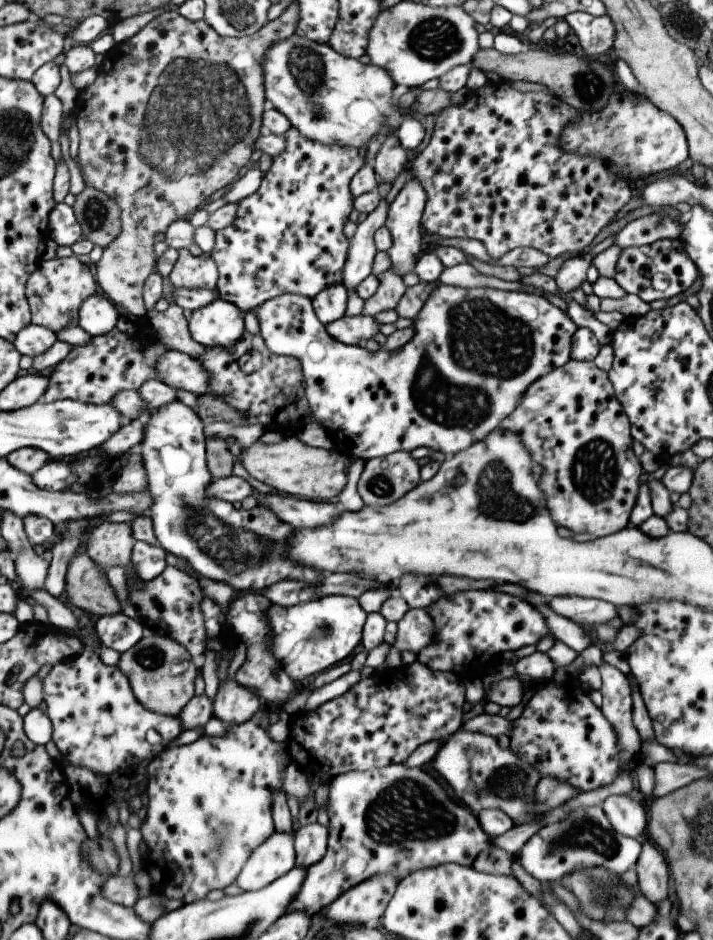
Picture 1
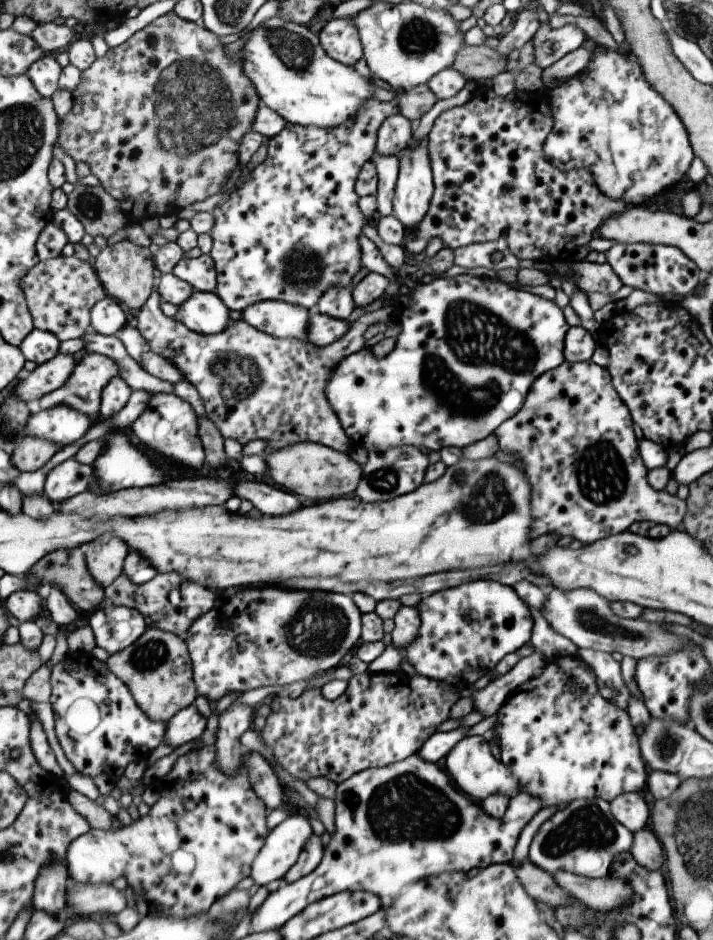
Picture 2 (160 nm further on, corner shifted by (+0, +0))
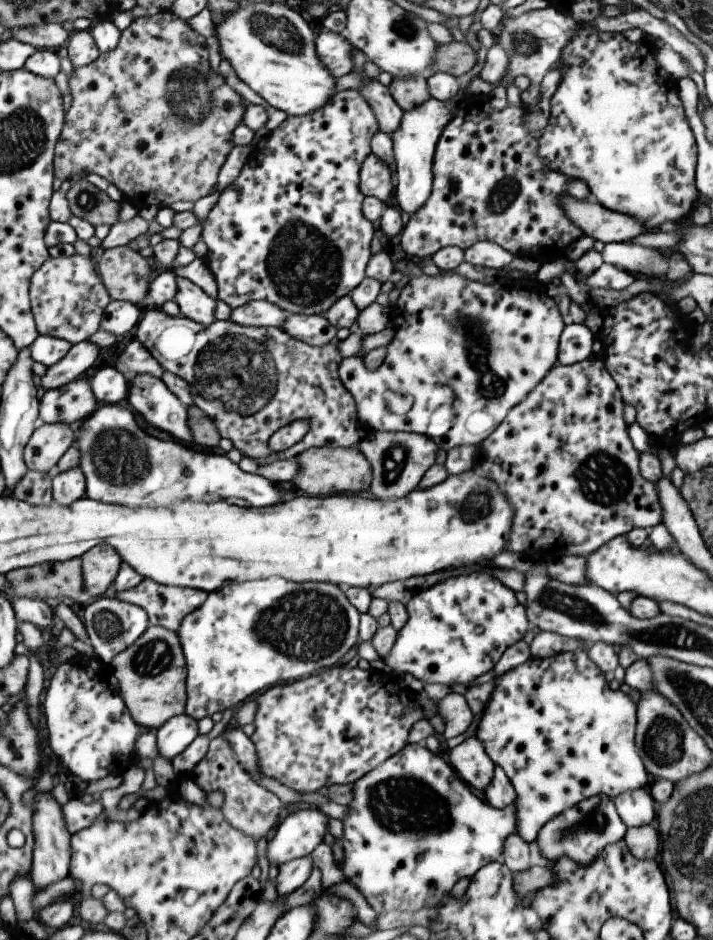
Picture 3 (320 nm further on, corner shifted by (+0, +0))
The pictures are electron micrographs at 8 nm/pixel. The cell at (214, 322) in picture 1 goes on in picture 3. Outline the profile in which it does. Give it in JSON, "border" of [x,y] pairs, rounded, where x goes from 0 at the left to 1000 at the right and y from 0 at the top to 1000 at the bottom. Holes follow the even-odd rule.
{"border":[[[247,295],[247,310],[243,320],[252,335],[283,346],[292,346],[299,338],[303,318],[293,317],[278,304],[257,295]]]}

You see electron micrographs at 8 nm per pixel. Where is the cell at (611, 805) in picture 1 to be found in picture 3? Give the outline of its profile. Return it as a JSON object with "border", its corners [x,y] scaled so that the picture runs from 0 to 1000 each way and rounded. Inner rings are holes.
{"border":[[[906,837],[872,843],[858,852],[868,870],[879,881],[909,878],[916,870],[920,870],[919,862],[916,862],[917,851]]]}

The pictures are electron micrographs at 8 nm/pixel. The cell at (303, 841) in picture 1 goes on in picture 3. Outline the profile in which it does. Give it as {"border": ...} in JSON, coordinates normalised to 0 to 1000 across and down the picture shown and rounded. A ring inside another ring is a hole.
{"border":[[[435,910],[418,914],[408,914],[390,921],[390,929],[384,936],[384,944],[388,954],[403,954],[412,947],[417,947],[431,933],[439,919]]]}

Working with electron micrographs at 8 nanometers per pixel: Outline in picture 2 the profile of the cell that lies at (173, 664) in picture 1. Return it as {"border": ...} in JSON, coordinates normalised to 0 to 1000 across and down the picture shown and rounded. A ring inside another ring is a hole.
{"border":[[[205,667],[187,685],[154,696],[147,705],[154,716],[180,732],[192,753],[215,768],[233,769],[250,755],[271,748],[275,741],[259,684],[237,671]]]}

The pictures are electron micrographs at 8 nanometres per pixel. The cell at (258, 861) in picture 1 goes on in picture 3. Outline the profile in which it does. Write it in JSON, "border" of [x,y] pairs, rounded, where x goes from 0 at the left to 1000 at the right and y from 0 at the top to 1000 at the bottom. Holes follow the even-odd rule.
{"border":[[[442,857],[408,864],[380,885],[373,914],[387,921],[429,912],[459,888],[461,870]]]}

